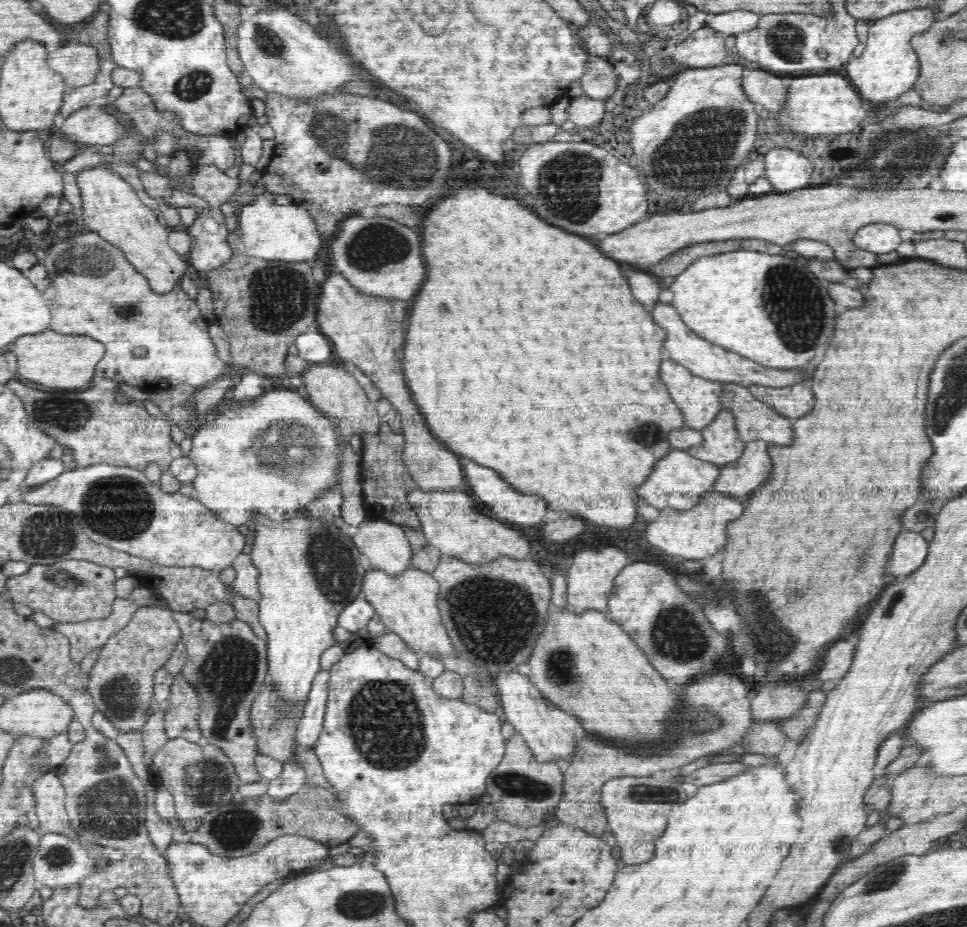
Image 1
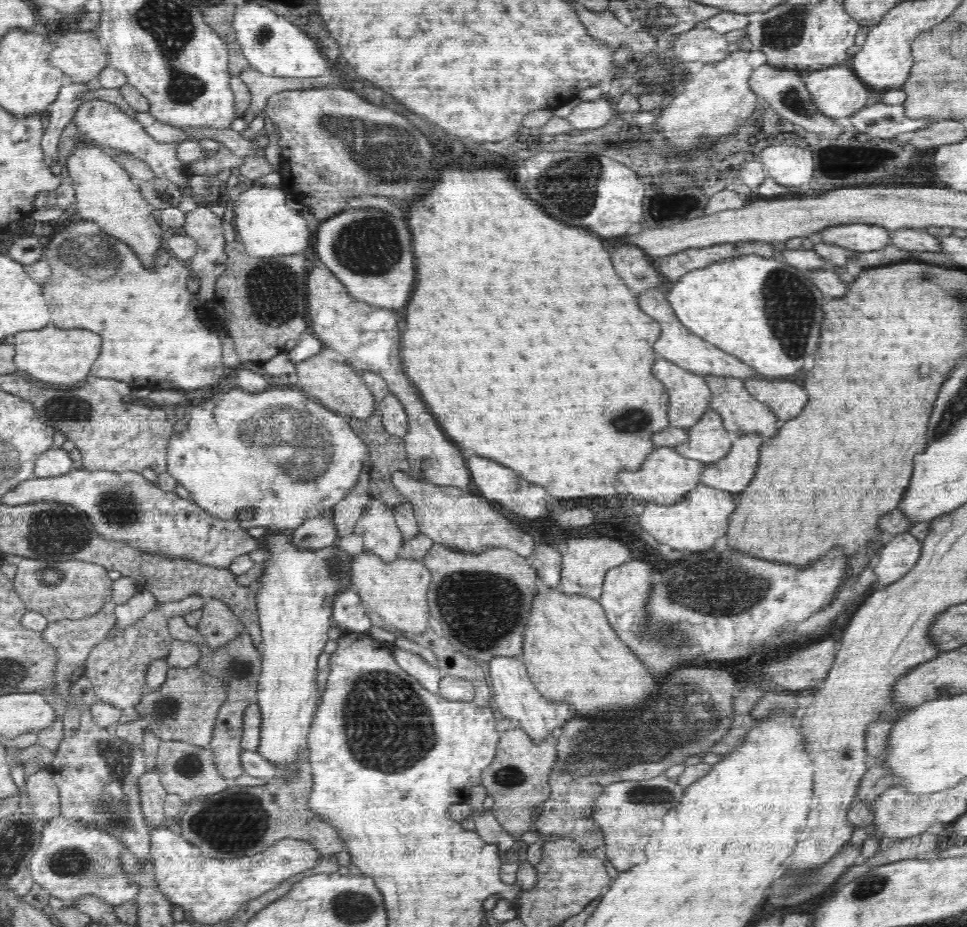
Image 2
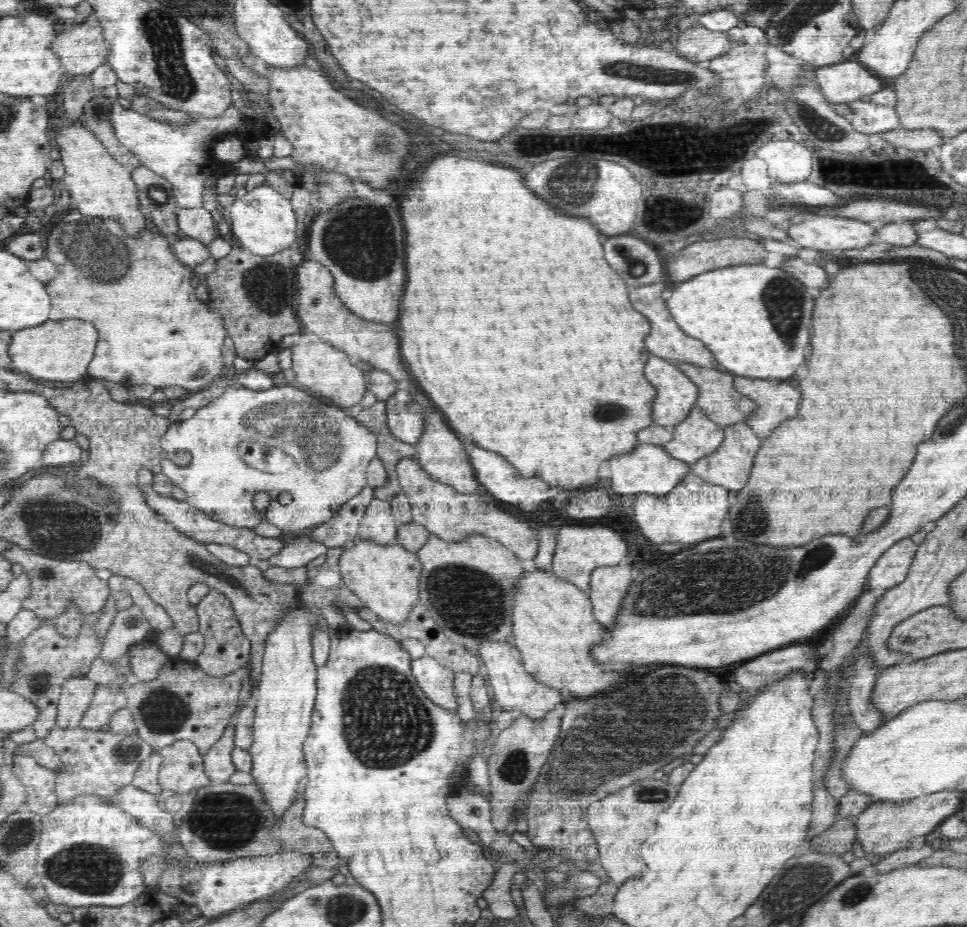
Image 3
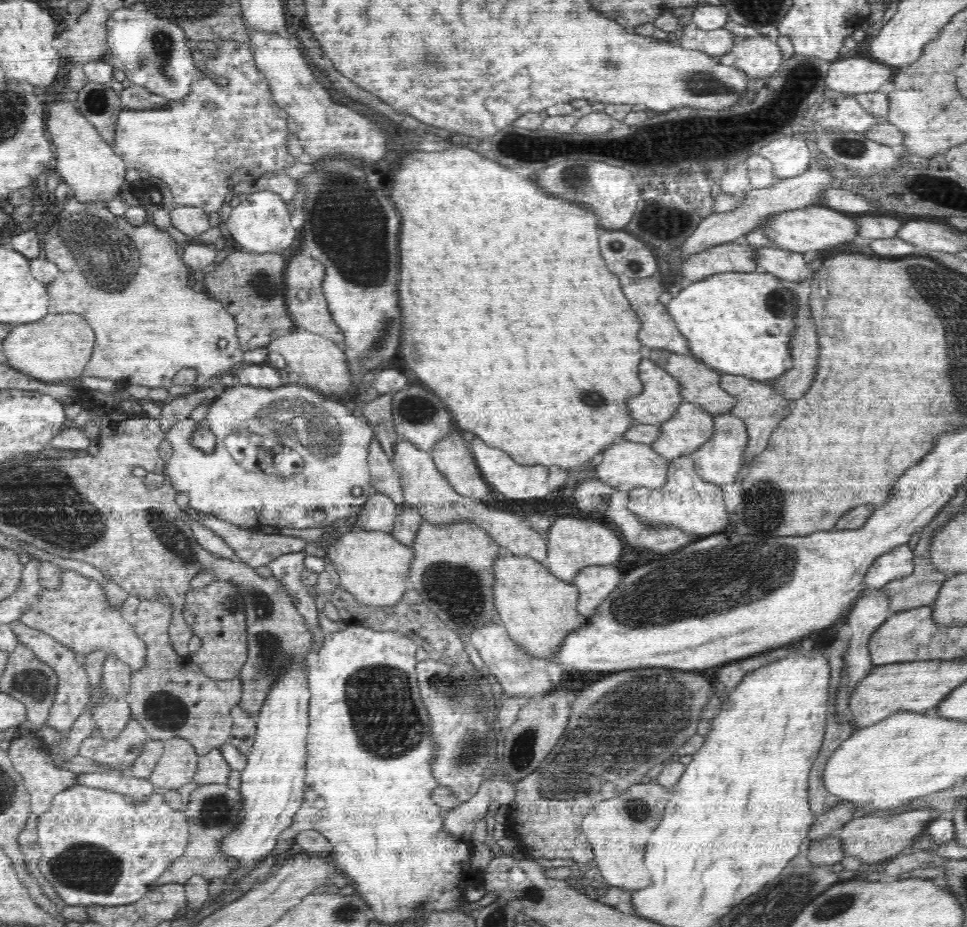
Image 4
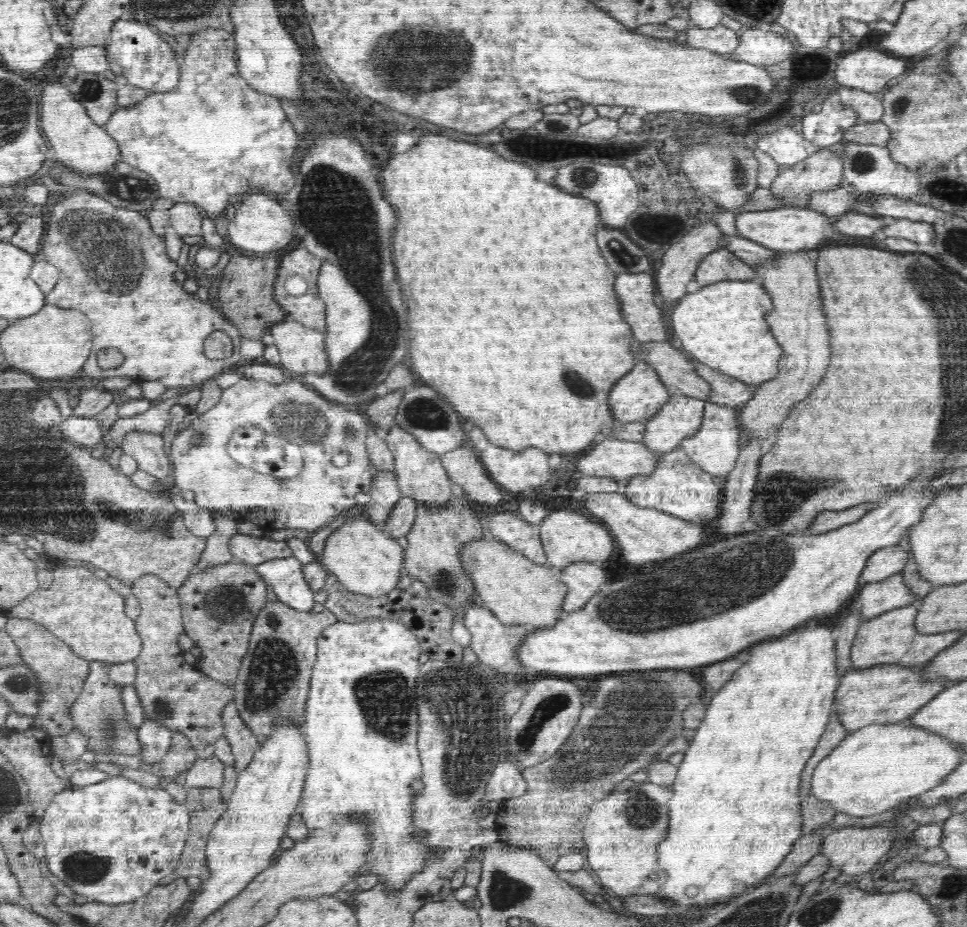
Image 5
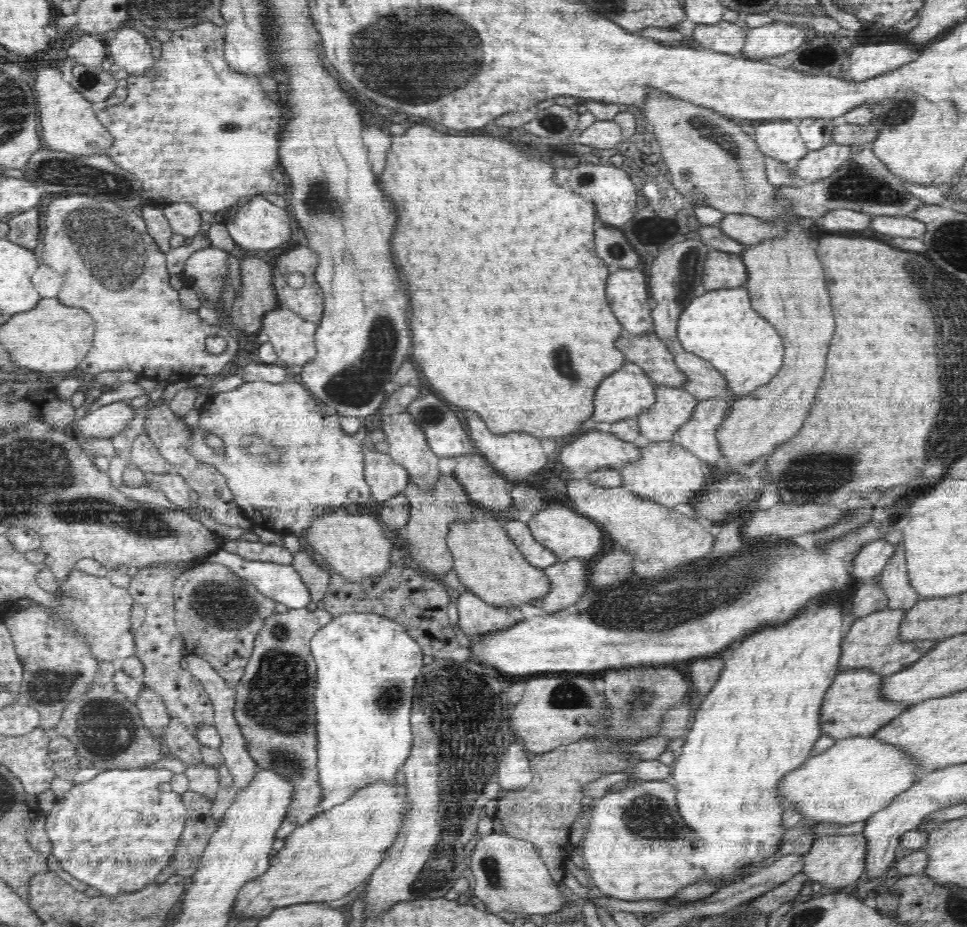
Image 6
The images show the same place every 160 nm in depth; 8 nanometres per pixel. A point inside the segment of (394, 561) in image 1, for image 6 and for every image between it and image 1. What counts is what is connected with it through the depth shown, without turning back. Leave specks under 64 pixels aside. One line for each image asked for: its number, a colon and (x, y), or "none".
2: (377, 526)
3: (378, 524)
4: (379, 513)
5: (385, 493)
6: (386, 479)

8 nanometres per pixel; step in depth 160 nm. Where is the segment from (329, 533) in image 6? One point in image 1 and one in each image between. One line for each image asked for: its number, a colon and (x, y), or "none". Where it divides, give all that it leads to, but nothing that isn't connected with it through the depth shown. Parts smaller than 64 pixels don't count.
1: (407, 604)
2: (397, 591)
3: (385, 578)
4: (373, 567)
5: (366, 560)

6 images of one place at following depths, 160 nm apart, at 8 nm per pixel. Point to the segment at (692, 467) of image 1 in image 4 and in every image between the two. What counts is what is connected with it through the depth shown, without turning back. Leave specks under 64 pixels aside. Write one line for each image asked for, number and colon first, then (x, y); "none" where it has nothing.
2: (666, 477)
3: (647, 468)
4: (629, 465)

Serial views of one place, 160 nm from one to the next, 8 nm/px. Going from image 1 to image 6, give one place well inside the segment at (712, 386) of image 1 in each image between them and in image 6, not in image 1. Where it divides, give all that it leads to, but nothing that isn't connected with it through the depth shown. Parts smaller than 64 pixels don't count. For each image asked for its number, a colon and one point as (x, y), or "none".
2: (689, 396)
3: (676, 394)
4: (660, 398)
5: (637, 396)
6: (626, 393)

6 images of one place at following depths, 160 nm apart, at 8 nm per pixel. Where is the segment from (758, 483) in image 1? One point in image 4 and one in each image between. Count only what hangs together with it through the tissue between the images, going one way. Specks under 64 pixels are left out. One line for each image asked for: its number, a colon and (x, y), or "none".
2: (734, 472)
3: (730, 465)
4: (719, 461)

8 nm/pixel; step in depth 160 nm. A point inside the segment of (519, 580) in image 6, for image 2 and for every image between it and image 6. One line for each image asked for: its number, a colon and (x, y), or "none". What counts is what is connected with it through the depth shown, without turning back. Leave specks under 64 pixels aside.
2: (568, 641)
3: (553, 626)
4: (538, 609)
5: (517, 591)

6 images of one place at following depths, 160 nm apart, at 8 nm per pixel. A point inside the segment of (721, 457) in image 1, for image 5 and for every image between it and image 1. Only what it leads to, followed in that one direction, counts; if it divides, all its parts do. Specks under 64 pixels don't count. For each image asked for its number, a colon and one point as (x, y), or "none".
2: (708, 441)
3: (696, 436)
4: (689, 428)
5: (681, 416)

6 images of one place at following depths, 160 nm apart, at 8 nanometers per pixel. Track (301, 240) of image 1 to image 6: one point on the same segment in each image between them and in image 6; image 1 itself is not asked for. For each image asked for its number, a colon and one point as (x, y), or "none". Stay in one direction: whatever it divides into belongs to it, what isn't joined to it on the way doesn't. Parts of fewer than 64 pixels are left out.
2: (267, 224)
3: (263, 221)
4: (260, 224)
5: (260, 224)
6: (259, 225)

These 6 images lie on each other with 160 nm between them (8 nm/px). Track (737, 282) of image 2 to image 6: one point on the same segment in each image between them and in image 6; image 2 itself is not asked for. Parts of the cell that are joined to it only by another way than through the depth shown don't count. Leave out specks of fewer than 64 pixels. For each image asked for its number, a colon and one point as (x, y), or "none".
3: (754, 318)
4: (738, 323)
5: (721, 325)
6: (719, 326)

